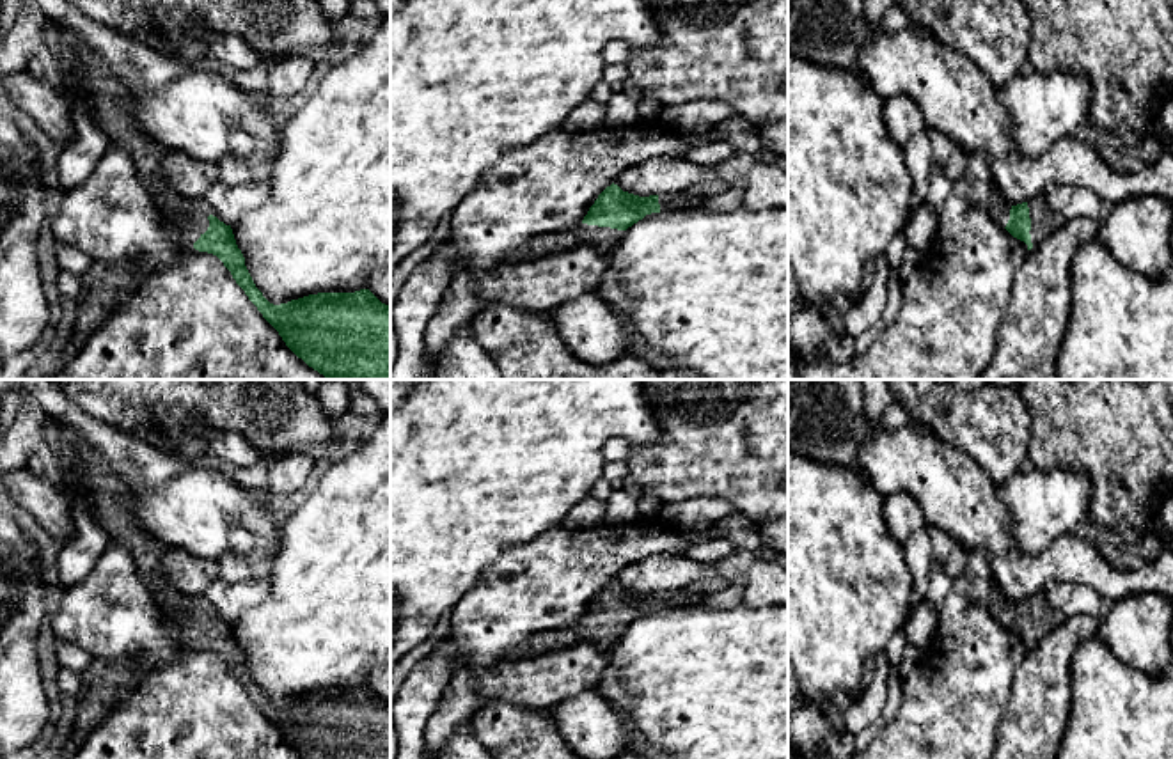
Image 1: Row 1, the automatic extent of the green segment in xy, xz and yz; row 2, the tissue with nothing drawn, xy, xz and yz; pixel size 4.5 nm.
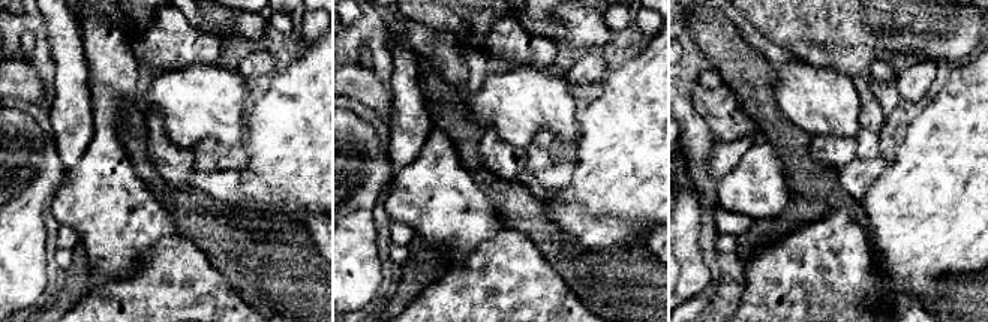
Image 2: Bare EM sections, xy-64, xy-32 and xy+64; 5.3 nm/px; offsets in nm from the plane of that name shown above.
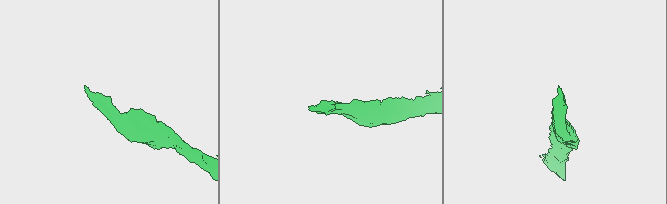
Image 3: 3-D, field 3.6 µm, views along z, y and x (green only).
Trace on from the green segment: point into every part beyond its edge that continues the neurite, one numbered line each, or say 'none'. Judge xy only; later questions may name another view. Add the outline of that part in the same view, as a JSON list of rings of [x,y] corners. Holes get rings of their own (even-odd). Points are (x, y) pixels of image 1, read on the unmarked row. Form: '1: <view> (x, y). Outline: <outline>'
1: xy (110, 497). Outline: [[[59,417],[50,419],[44,442],[60,463],[62,482],[71,481],[89,497],[92,514],[103,525],[110,543],[131,555],[156,605],[176,624],[181,637],[193,642],[209,624],[209,603],[204,598],[183,594],[169,582],[161,560],[170,546],[133,520],[135,489],[110,468],[101,452]]]

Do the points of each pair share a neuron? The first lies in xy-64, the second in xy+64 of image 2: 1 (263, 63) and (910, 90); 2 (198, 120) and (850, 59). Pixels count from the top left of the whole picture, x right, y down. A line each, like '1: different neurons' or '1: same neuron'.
1: same neuron
2: different neurons

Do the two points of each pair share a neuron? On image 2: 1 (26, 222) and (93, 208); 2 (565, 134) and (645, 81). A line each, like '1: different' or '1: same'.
1: different
2: different

